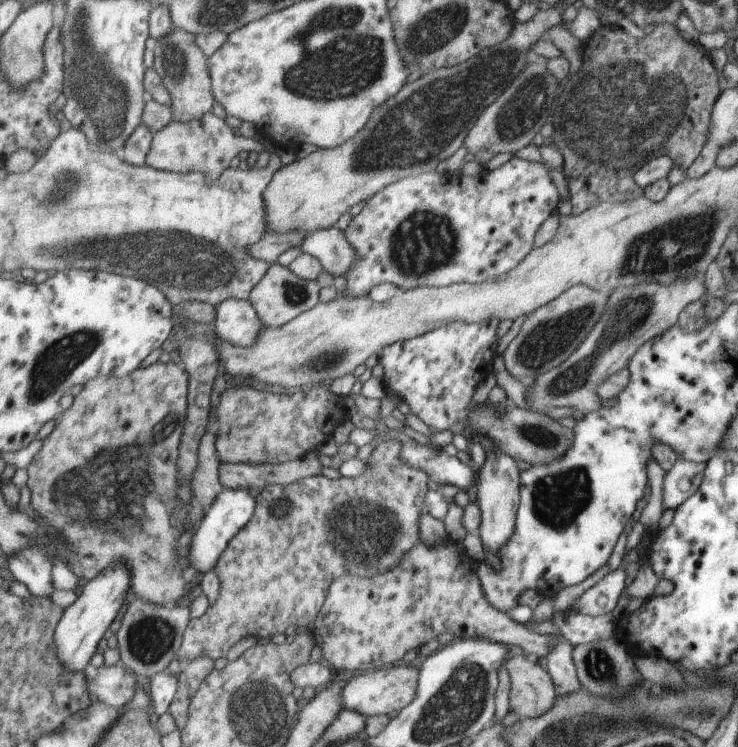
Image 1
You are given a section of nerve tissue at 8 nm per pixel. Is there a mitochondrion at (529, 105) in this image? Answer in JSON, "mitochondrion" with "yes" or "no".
{"mitochondrion":"yes"}

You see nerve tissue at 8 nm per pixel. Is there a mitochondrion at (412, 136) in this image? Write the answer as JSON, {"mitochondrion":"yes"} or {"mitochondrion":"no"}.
{"mitochondrion":"yes"}

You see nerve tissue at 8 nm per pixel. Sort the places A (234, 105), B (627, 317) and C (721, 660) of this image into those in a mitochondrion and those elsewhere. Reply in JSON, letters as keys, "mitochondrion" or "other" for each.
{"A":"other","B":"mitochondrion","C":"other"}

